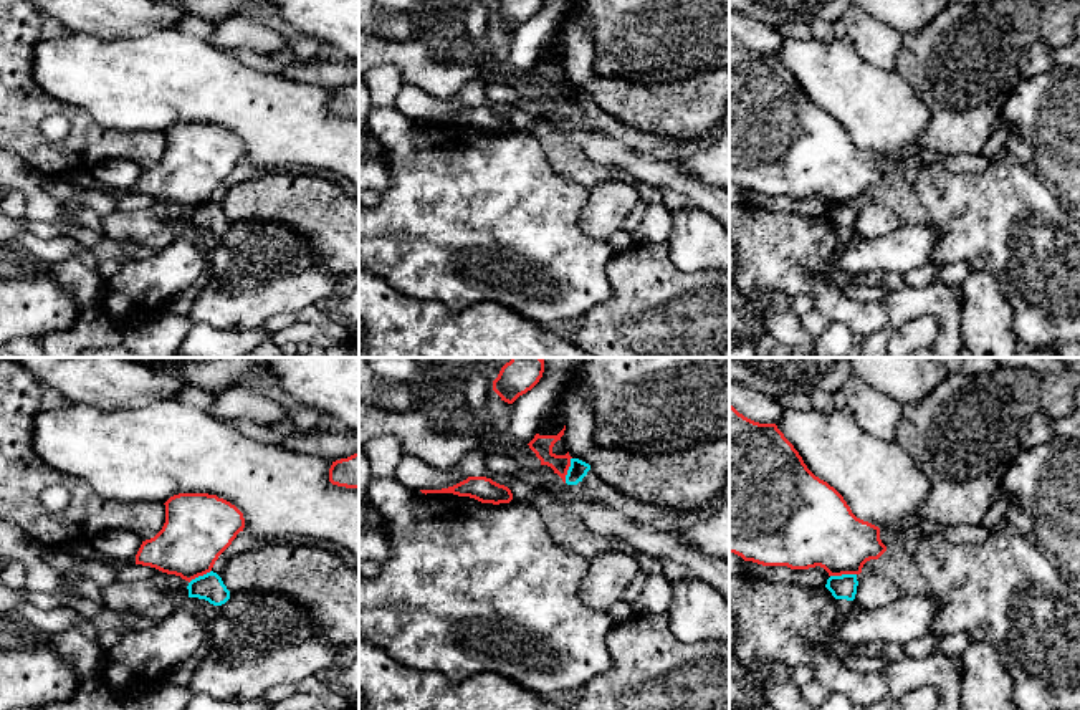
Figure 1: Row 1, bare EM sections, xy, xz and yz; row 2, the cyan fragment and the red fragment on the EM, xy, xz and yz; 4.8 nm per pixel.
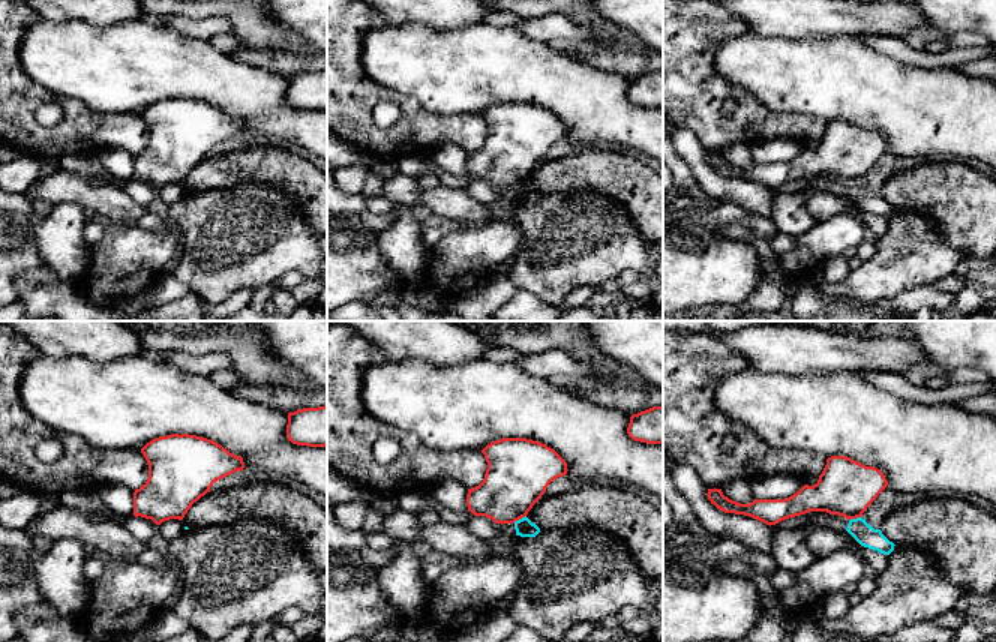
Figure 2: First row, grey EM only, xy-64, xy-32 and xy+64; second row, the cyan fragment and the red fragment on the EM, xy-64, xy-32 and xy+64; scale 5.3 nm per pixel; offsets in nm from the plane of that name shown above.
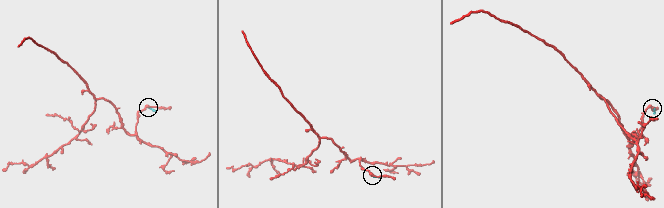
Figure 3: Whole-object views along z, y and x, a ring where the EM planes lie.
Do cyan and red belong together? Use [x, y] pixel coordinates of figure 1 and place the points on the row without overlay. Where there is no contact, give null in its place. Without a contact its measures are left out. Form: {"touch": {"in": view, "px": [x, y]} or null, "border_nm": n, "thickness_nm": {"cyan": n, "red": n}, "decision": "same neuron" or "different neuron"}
{"touch": {"in": "yz", "px": [842, 204]}, "border_nm": 130, "thickness_nm": {"cyan": 120, "red": 360}, "decision": "different neuron"}

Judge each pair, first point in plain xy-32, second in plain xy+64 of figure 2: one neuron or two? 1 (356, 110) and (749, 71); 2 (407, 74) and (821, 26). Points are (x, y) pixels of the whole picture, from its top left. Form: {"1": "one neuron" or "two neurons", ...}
{"1": "two neurons", "2": "two neurons"}

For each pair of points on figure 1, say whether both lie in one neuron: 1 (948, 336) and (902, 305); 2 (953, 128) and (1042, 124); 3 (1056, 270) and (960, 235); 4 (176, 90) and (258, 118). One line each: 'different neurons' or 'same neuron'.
1: same neuron
2: different neurons
3: same neuron
4: same neuron

